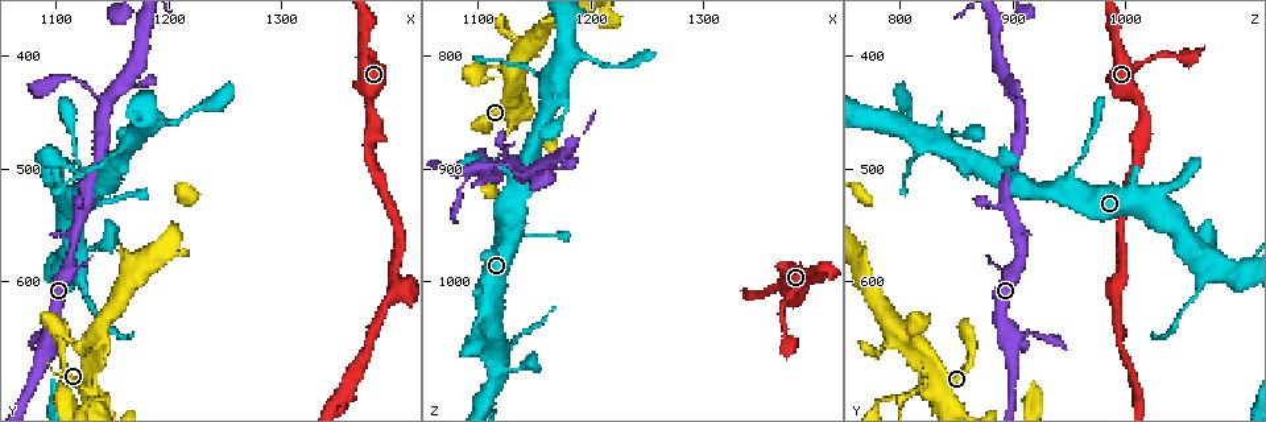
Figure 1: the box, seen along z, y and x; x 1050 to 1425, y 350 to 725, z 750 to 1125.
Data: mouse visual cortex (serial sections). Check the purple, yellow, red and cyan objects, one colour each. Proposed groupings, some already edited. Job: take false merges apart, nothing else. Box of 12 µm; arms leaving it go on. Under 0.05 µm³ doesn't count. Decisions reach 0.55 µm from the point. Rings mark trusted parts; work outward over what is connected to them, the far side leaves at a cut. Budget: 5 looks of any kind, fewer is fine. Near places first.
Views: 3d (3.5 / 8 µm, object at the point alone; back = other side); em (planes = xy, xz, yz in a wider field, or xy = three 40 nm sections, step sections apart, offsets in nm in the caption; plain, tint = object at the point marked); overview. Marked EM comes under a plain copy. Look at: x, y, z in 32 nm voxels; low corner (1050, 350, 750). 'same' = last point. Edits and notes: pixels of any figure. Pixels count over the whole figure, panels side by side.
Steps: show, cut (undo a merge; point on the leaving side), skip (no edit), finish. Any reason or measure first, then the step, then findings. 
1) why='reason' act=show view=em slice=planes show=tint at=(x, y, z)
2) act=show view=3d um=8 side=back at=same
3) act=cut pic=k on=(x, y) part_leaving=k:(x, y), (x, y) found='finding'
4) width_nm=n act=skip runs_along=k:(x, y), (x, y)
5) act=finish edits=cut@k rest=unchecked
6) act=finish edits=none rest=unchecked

act=show view=3d um=3.5 at=(1356, 696, 1012)

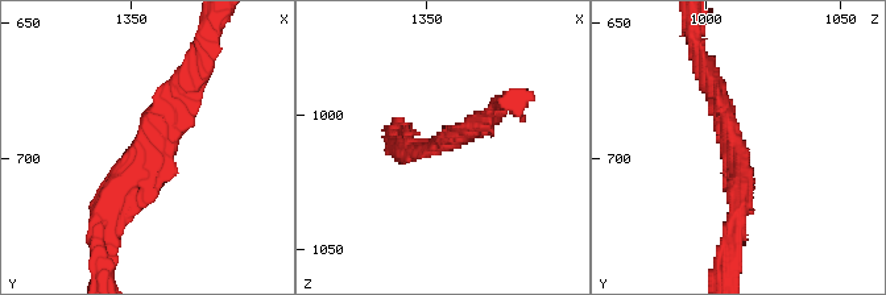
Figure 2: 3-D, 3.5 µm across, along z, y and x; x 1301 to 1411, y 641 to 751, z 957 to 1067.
why='need the tissue' act=show view=em slice=planes show=tint at=(1355, 695, 1011)

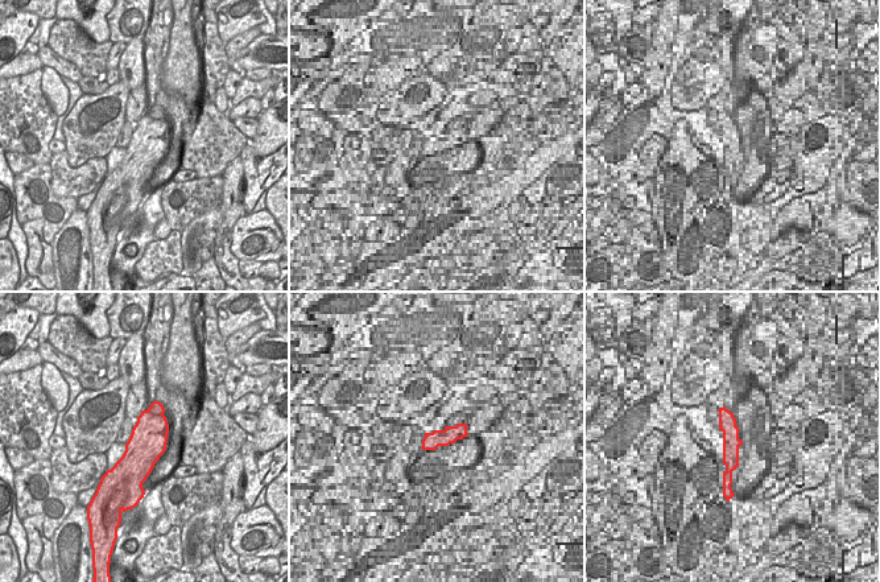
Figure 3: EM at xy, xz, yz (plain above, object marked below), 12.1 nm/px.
act=skip found='one cell here'

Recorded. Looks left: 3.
why='calibre changes' act=show view=3d um=8 at=(1146, 706, 802)

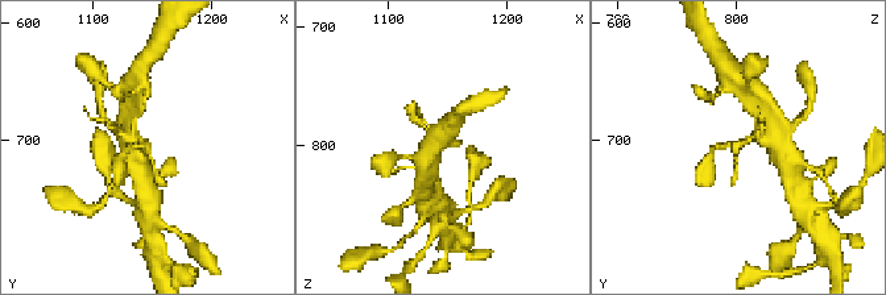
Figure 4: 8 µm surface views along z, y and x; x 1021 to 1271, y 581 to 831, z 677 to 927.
act=show view=3d um=3.5 at=(1148, 702, 802)

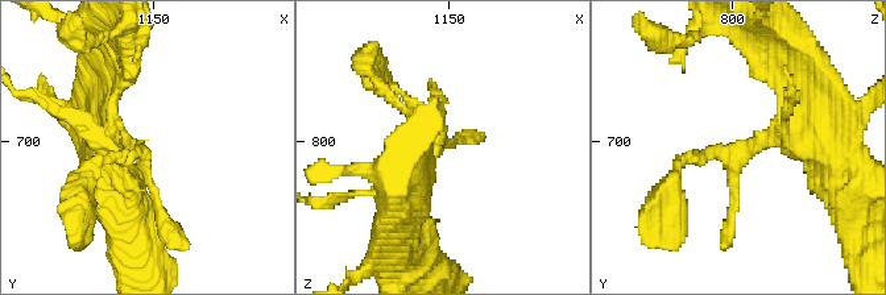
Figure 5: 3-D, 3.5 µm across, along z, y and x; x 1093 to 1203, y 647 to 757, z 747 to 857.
why='shape alone is not enough' act=show view=em slice=xy step=3 show=tint at=(1148, 706, 801)

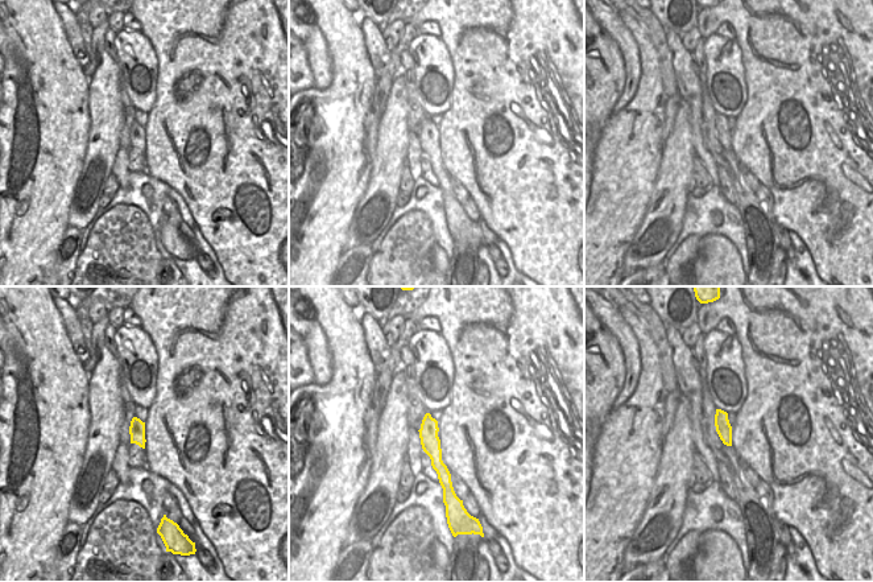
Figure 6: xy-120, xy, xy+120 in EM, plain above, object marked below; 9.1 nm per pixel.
act=skip runs_along=5:(804, 138), (680, 158), (674, 174) found='all the same cell'

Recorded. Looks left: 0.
act=finish edits=none rest=unchecked

